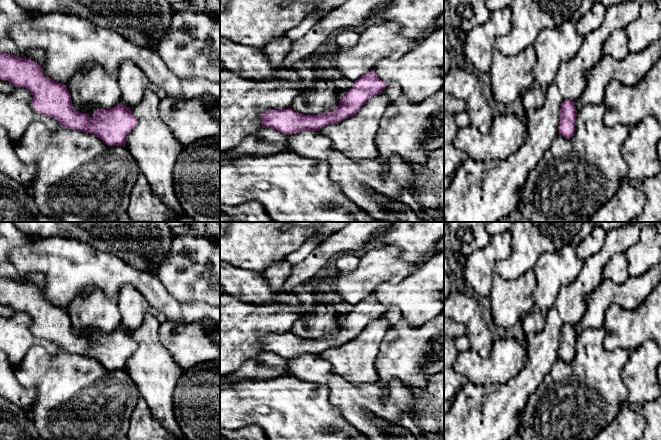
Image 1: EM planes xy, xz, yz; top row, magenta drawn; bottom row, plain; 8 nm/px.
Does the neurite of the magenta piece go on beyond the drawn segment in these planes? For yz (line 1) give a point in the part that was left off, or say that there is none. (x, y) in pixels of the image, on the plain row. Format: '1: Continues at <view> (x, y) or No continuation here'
1: No continuation here

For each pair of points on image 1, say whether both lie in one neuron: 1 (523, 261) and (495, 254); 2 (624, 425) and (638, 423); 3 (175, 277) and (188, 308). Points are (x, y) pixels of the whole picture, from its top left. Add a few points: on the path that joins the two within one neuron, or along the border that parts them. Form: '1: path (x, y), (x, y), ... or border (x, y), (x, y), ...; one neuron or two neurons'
1: border (511, 234), (511, 253), (494, 265), (493, 272); two neurons
2: path (627, 425), (635, 423); one neuron
3: border (180, 302), (205, 301), (209, 304); two neurons

